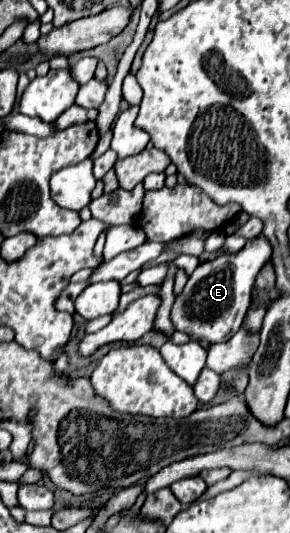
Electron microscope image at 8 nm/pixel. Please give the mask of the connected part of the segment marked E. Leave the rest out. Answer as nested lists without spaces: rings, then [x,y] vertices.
[[[258,236],[248,240],[248,244],[236,254],[224,254],[200,264],[172,306],[172,322],[176,330],[190,334],[194,340],[206,338],[210,344],[230,340],[240,330],[248,312],[252,280],[256,280],[256,272],[260,272],[260,268],[270,260],[270,254],[270,242],[264,236]]]

